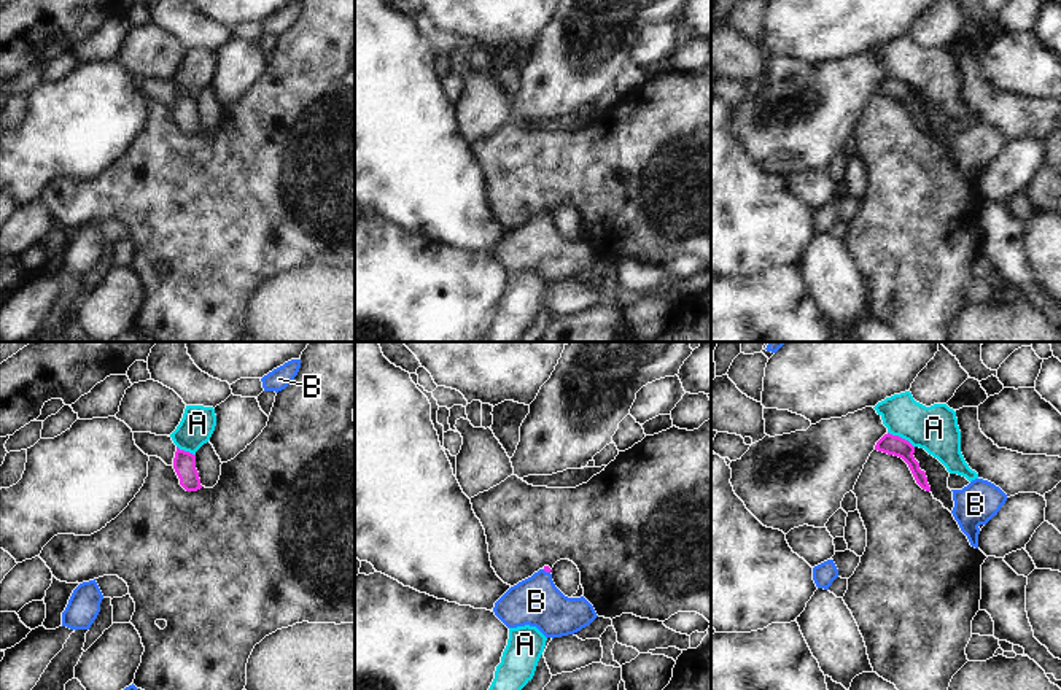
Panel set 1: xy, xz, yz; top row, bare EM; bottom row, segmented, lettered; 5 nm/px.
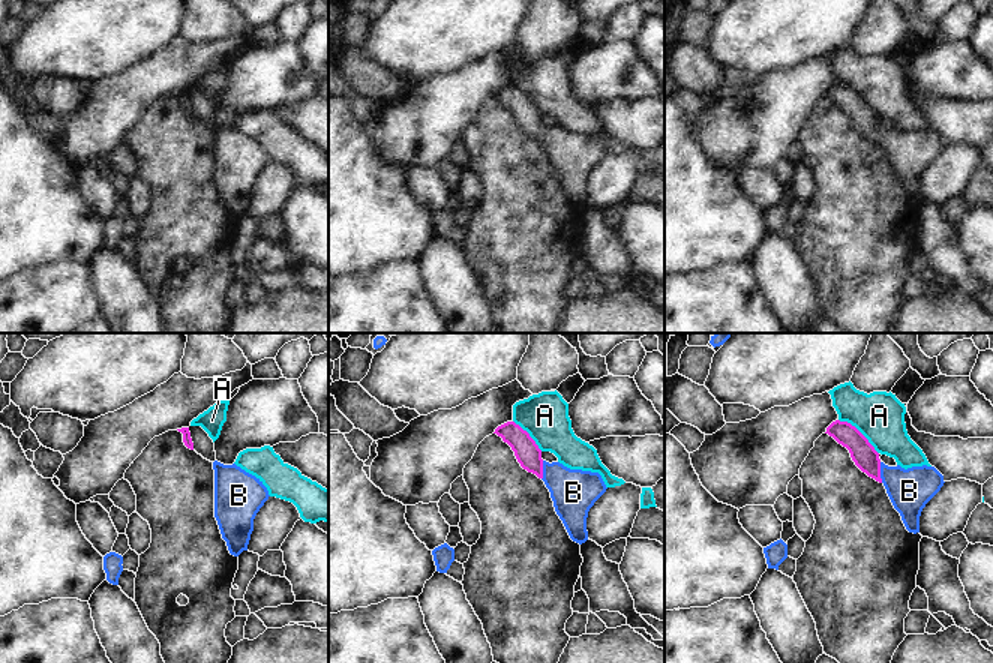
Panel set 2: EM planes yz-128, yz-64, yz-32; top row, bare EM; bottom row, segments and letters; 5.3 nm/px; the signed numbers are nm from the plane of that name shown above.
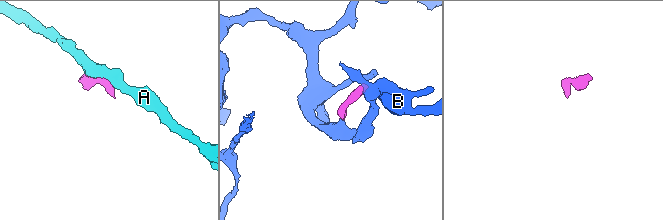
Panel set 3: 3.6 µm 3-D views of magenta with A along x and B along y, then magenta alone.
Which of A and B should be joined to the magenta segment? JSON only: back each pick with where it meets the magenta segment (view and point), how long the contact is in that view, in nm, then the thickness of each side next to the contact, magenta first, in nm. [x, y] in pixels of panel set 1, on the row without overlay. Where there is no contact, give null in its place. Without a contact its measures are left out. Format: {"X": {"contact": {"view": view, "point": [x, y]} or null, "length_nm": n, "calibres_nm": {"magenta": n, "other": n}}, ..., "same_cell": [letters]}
{"B": {"contact": {"view": "xz", "point": [546, 215]}, "length_nm": 40, "calibres_nm": {"magenta": 30, "other": 240}}, "same_cell": ["B"]}

